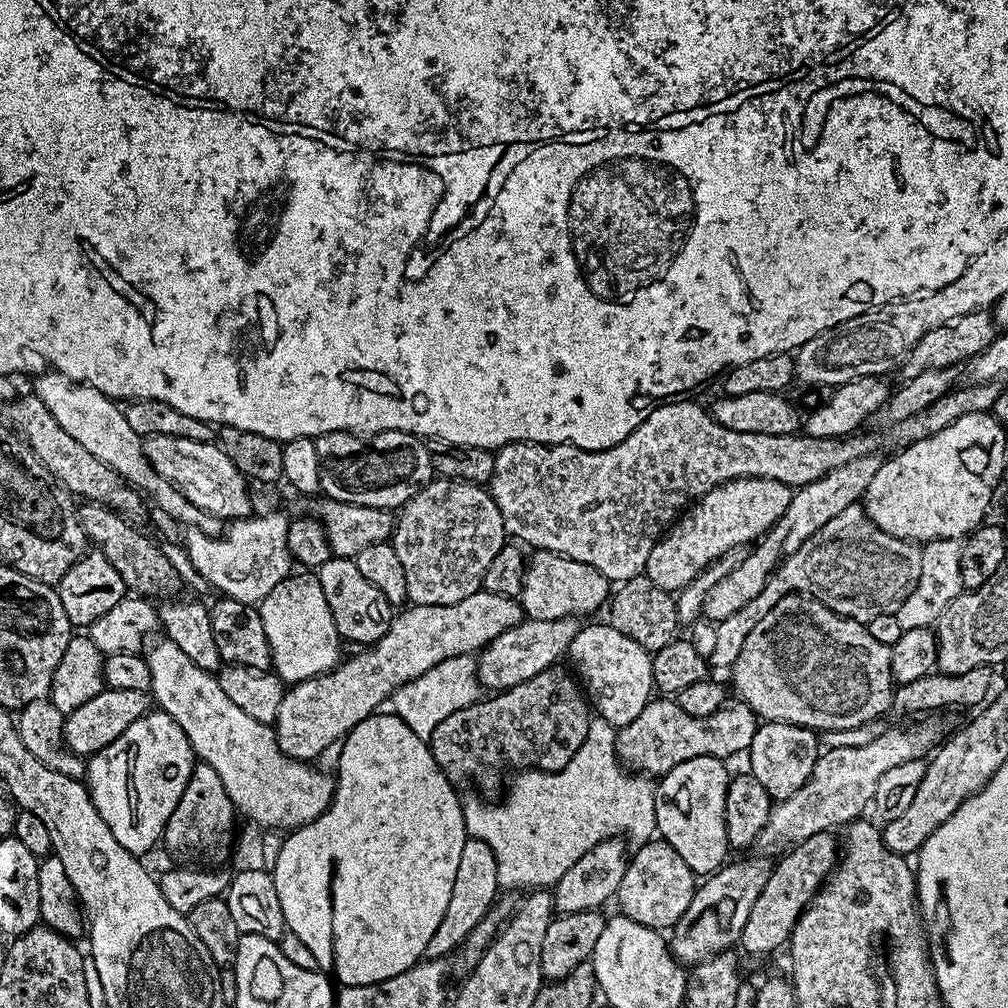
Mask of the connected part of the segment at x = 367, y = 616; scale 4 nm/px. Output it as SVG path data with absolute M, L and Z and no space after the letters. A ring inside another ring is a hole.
M332 556L318 570L318 579L322 586L322 594L326 594L326 606L330 606L330 614L334 618L334 626L338 630L341 641L353 640L356 646L371 646L384 637L390 630L390 622L394 615L394 606L362 575L355 559L347 556Z

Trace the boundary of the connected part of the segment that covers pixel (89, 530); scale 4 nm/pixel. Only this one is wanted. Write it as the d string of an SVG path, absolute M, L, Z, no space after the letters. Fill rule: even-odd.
M84 502L79 505L78 515L80 525L85 537L92 540L97 551L106 554L106 562L118 570L125 589L129 593L141 598L156 598L152 596L160 595L160 598L172 598L176 592L182 588L180 574L174 566L170 564L166 554L163 553L161 545L151 540L144 533L136 528L131 528L129 521L121 516L119 512L104 504L95 502Z

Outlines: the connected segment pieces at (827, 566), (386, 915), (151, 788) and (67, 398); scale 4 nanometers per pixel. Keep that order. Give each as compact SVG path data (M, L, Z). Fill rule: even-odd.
M859 503L846 506L842 514L830 518L822 530L818 530L794 554L785 556L780 567L773 572L758 598L750 598L738 614L719 621L715 625L716 637L712 640L710 664L713 669L731 669L732 664L742 654L742 646L750 630L784 596L803 594L822 602L838 616L867 622L878 618L878 614L895 614L902 602L910 598L918 578L922 574L921 545L911 540L894 538L881 530Z
M377 711L367 716L358 726L348 731L340 744L340 764L334 770L334 791L332 804L318 818L299 828L291 829L283 837L278 862L271 865L274 886L278 890L278 902L282 902L282 914L287 931L298 934L306 947L312 951L317 965L321 969L332 968L331 975L341 985L373 984L386 978L394 978L394 974L402 974L402 970L410 970L425 959L424 951L430 946L430 938L434 938L434 930L442 923L446 915L446 906L450 903L450 890L454 890L454 874L458 874L458 862L462 858L462 846L469 839L464 829L464 805L461 797L456 797L457 789L446 778L444 771L434 762L429 741L418 738L401 716L391 711Z
M149 714L126 726L110 746L90 757L86 764L86 787L98 814L102 814L102 822L110 826L110 834L128 852L145 854L161 843L164 828L170 822L170 814L174 814L174 806L178 806L178 798L182 798L182 790L186 790L186 782L190 782L193 767L194 753L182 726L172 716Z
M51 370L42 372L35 377L37 380L34 394L46 406L46 410L50 410L50 414L54 414L54 422L58 422L58 426L62 426L62 430L66 430L66 434L70 434L70 438L74 438L74 442L78 442L86 450L90 450L90 454L94 454L94 458L98 458L98 462L106 462L106 466L114 469L133 488L147 494L150 500L150 495L152 495L153 502L170 519L177 520L178 523L184 524L183 526L188 528L202 530L202 534L207 536L221 535L222 522L219 518L194 506L174 485L166 482L166 478L159 476L154 470L154 466L150 466L144 453L144 440L134 430L134 426L130 426L130 422L126 422L124 409L117 401L94 390L89 384L75 384L61 372Z

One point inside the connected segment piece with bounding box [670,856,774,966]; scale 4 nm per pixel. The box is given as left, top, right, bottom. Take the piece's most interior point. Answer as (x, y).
(713, 922)

